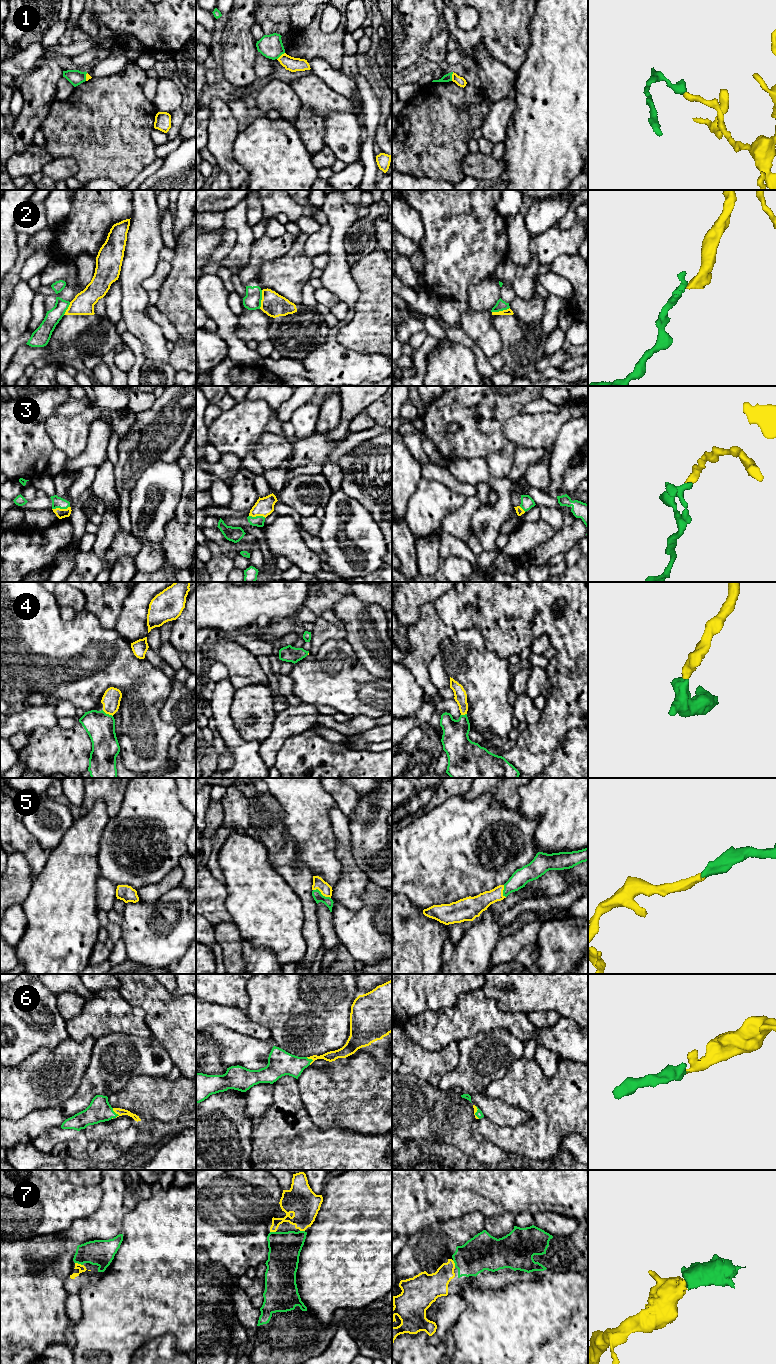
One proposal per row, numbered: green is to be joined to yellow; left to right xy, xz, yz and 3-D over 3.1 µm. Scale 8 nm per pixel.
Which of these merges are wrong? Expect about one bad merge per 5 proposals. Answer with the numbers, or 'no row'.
1, 2

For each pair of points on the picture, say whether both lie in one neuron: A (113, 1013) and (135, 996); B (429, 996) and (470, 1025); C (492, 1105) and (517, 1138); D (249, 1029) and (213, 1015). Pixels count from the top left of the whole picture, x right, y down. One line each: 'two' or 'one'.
A: two
B: two
C: two
D: one

